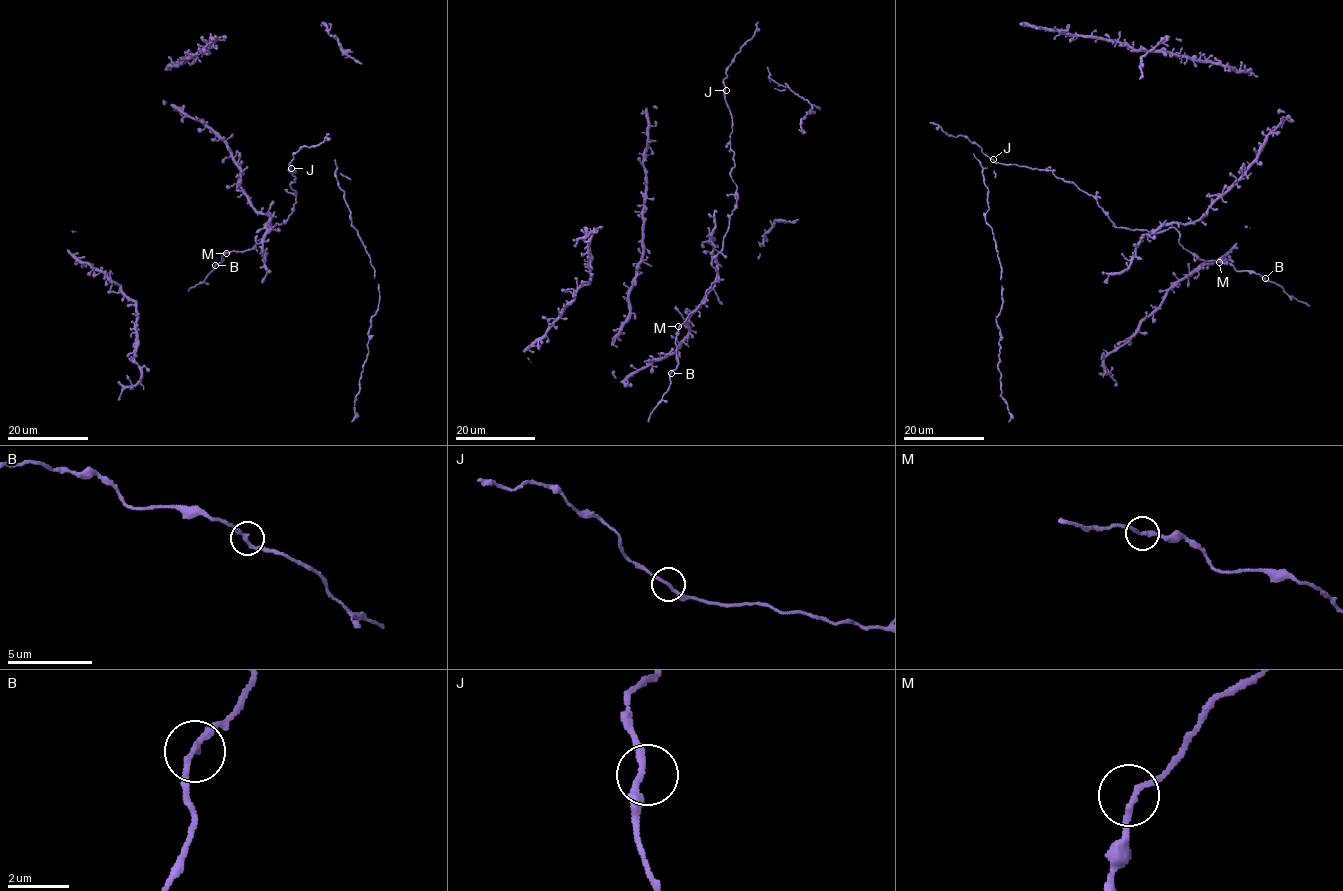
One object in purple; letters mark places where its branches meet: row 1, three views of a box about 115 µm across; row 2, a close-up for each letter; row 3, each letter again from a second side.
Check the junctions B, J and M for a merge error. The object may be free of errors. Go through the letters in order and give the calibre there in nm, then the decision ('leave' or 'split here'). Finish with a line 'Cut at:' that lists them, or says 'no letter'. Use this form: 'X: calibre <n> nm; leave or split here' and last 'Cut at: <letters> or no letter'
B: calibre 200 nm; leave
J: calibre 190 nm; leave
M: calibre 200 nm; leave
Cut at: no letter

